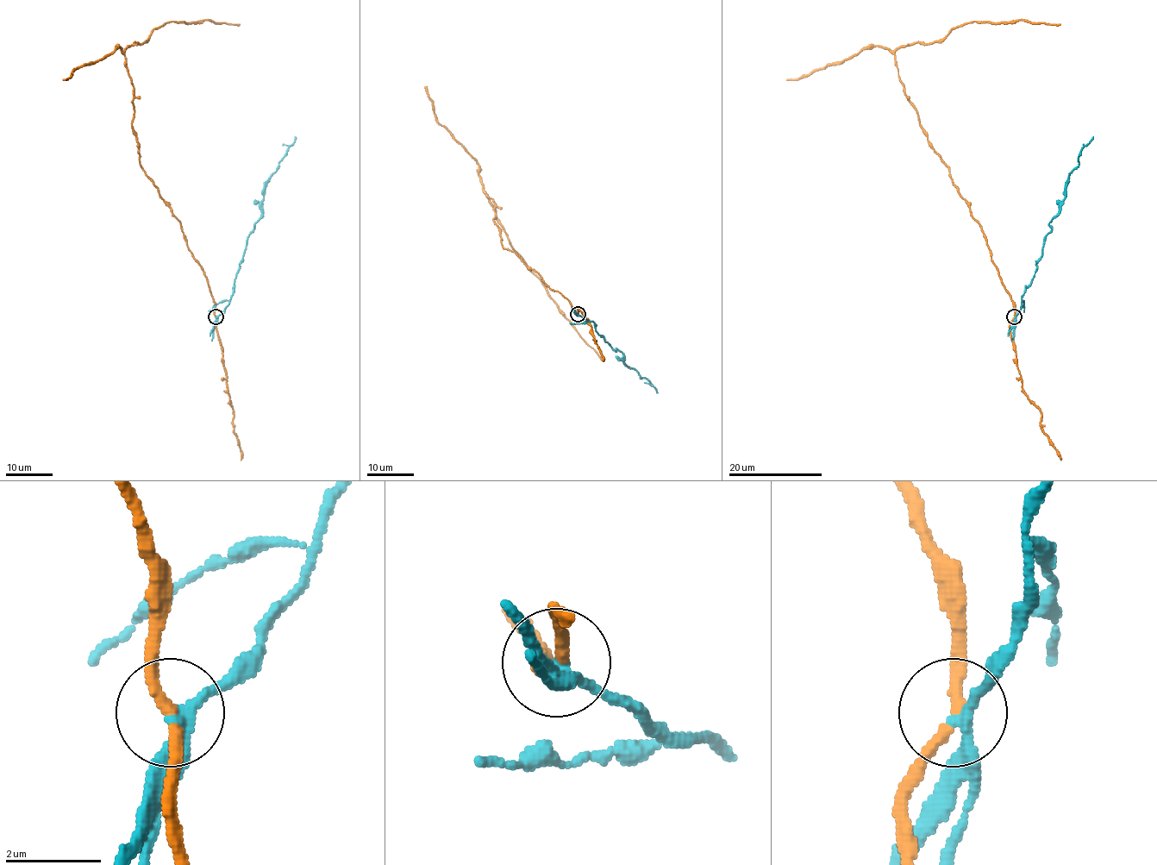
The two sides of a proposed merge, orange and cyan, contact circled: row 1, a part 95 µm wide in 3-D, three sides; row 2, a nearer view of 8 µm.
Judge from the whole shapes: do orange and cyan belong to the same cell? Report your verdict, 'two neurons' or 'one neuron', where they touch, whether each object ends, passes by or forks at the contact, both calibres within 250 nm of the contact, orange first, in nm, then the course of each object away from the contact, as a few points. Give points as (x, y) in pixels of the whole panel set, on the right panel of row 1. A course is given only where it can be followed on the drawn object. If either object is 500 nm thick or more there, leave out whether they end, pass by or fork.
two neurons; place (1014, 316); orange passes by; cyan passes by; calibres 200 and 260 nm; course orange (1014, 316), (1011, 296), (978, 222), (905, 93), (894, 53), (914, 43), (940, 40), (968, 23), (1060, 24); course cyan (1014, 316), (1051, 229), (1049, 222), (1064, 197), (1067, 175), (1093, 136)

